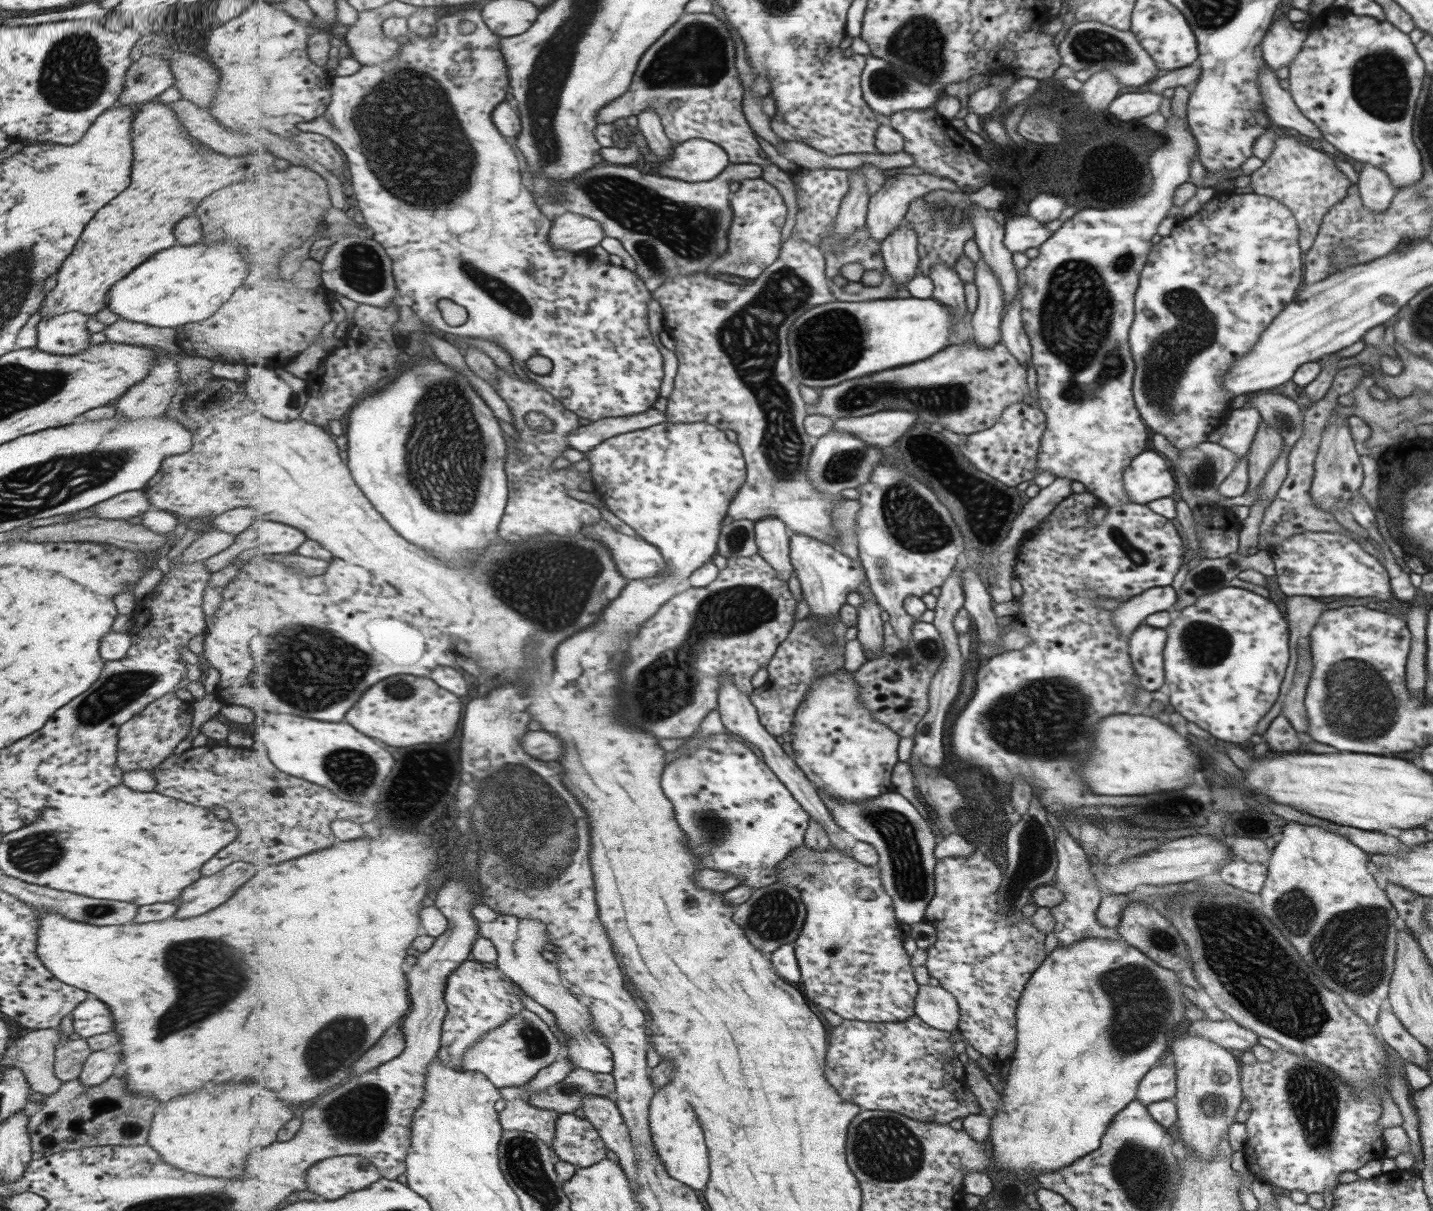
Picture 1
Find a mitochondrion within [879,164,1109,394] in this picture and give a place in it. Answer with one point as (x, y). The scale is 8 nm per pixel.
(938, 207)

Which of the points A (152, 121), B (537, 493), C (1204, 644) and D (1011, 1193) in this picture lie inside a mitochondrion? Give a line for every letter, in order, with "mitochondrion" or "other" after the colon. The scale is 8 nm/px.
A: other
B: other
C: mitochondrion
D: other

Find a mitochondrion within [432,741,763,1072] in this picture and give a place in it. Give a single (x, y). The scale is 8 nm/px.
(548, 820)

